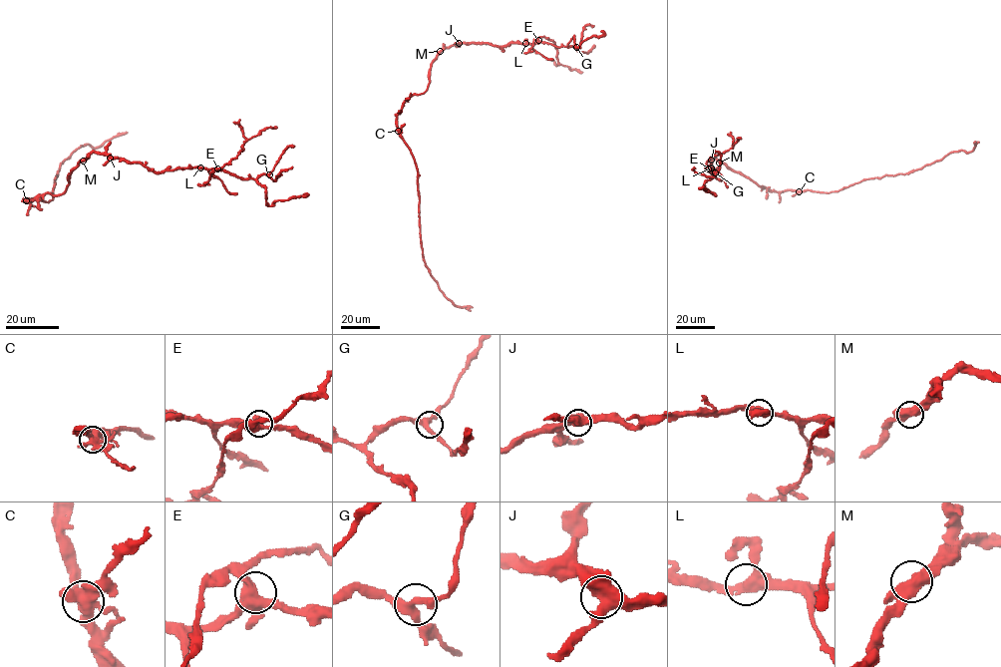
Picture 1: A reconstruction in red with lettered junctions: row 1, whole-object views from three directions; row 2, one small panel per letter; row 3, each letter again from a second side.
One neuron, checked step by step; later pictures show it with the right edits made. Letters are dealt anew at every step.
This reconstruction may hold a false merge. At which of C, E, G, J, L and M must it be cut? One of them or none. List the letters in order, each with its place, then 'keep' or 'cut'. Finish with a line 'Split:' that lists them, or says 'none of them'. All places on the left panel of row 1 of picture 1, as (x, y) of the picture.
C: place (26, 200); keep
E: place (217, 168); keep
G: place (269, 174); keep
J: place (110, 158); keep
L: place (200, 167); keep
M: place (83, 161); keep
Split: none of them

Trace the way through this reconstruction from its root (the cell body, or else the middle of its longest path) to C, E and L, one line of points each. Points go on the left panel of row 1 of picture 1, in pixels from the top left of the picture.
C: (51, 193), (45, 192), (31, 200), (24, 198), (27, 200)
E: (51, 193), (61, 194), (66, 189), (71, 171), (92, 152), (141, 163), (156, 171), (195, 167), (217, 168)
L: (51, 193), (61, 194), (66, 189), (71, 171), (92, 152), (141, 163), (156, 171), (200, 167)

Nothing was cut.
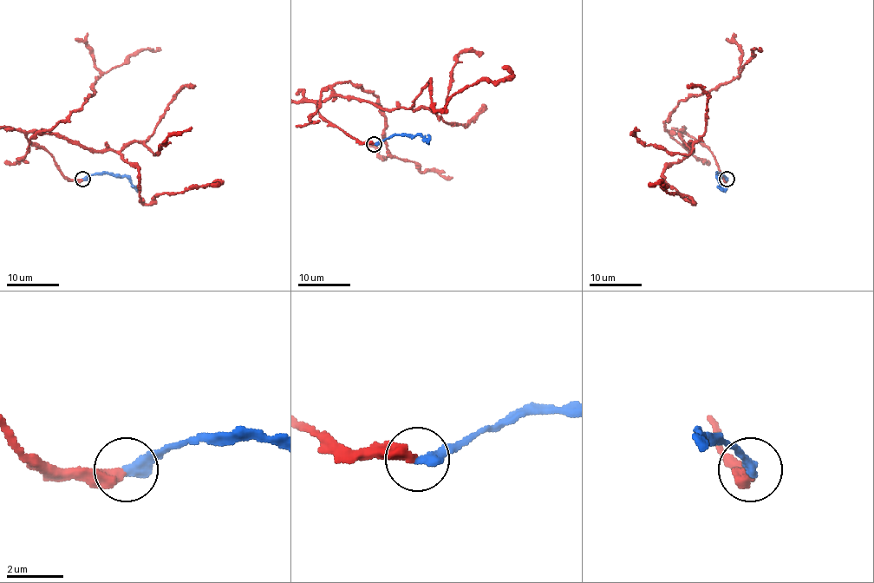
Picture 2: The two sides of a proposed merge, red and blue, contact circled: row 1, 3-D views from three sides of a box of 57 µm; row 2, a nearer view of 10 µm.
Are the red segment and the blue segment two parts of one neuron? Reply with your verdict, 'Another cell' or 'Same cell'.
Same cell

